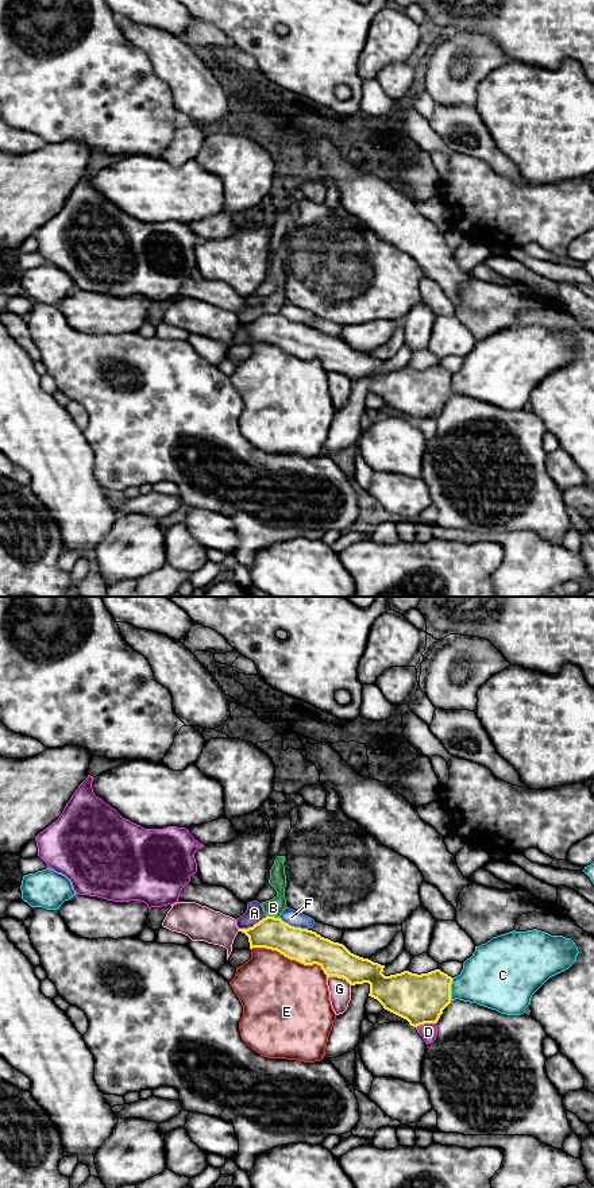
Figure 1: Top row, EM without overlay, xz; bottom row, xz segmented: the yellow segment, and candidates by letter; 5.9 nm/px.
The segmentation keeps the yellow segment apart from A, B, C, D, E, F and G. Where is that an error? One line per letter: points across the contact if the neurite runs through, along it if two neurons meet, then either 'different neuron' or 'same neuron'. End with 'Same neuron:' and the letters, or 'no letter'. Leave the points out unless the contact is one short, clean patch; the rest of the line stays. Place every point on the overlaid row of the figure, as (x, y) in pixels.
A: border xz (267, 915), (251, 926), (239, 929); different neuron
B: border xz (267, 914), (278, 918); different neuron
C: different neuron
D: different neuron
E: different neuron
F: different neuron
G: different neuron
Same neuron: no letter

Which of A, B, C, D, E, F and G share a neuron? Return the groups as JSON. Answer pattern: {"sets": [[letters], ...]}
{"sets": [["A", "B"], ["C"], ["D"], ["E"], ["F"], ["G"]]}

